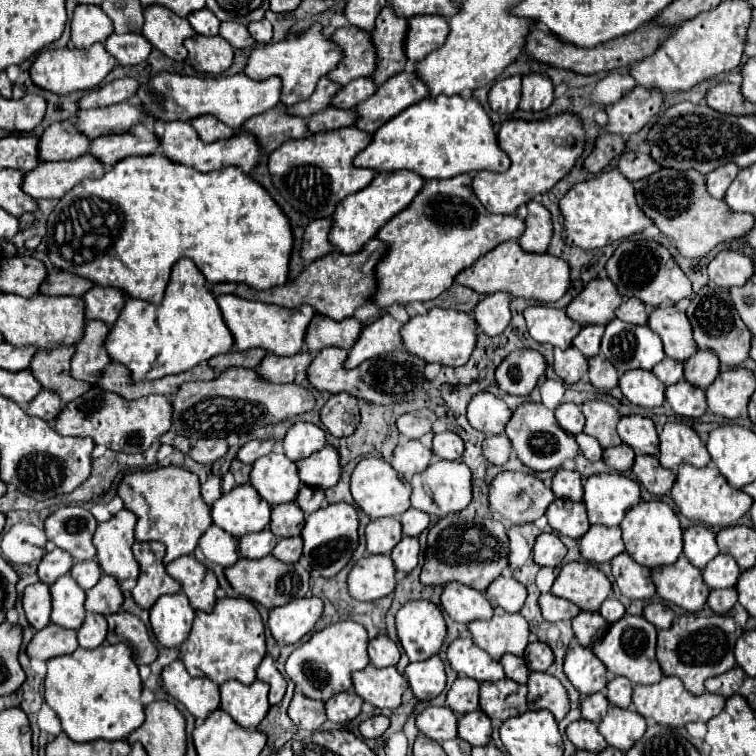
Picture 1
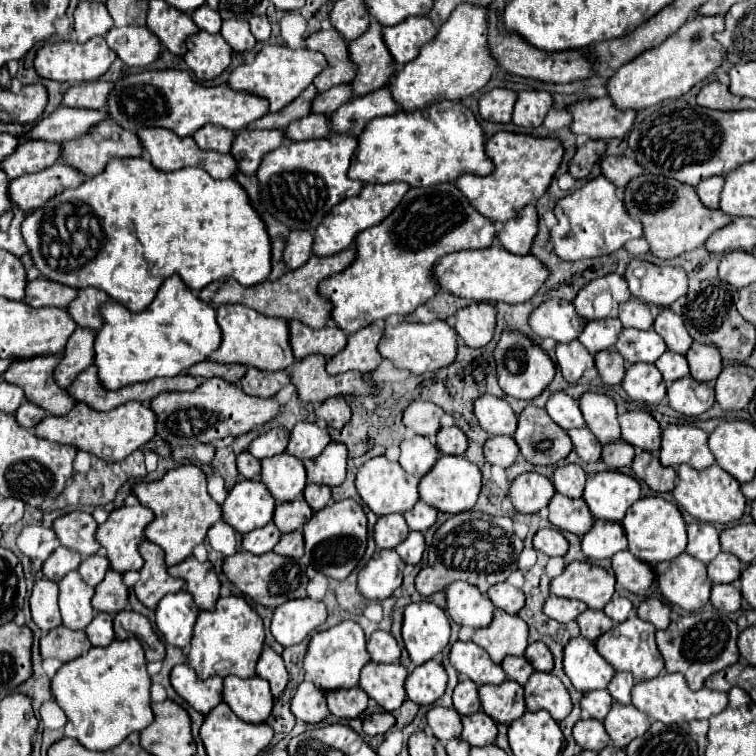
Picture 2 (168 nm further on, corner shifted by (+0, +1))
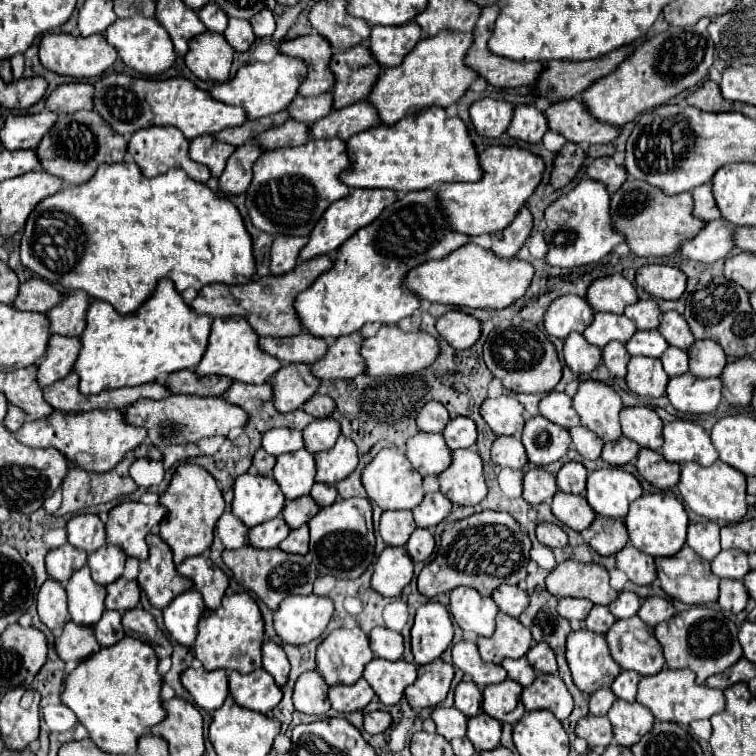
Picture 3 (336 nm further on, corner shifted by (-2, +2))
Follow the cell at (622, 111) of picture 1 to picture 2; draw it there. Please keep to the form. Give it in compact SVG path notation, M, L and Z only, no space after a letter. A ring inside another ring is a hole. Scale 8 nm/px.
M600 97L600 99L588 99L580 101L570 107L572 113L572 125L570 129L576 135L590 135L592 139L612 139L612 137L624 137L634 121L638 111L632 109L618 109L612 99Z

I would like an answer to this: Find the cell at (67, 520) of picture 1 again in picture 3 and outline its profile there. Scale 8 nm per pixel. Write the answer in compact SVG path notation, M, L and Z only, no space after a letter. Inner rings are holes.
M96 514L74 516L68 522L66 530L68 530L68 542L80 550L86 550L88 554L106 544L104 522Z

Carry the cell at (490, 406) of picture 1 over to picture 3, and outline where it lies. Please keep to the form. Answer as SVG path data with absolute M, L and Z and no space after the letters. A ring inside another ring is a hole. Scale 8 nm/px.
M514 396L484 400L480 414L496 436L518 436L526 424L524 406Z

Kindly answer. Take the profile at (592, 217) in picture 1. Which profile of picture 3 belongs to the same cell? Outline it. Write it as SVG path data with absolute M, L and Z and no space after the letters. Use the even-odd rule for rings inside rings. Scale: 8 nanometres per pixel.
M590 178L580 180L570 192L562 194L556 202L546 208L544 220L544 240L548 244L546 262L558 268L576 268L584 264L594 264L604 258L614 246L624 242L612 226L608 226L608 192L604 186L592 182Z

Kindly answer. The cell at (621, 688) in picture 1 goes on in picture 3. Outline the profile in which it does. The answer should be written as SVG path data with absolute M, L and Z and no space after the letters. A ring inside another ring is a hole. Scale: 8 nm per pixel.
M622 670L620 676L614 680L612 684L612 692L616 694L616 698L626 700L626 702L636 702L636 686L640 682L640 674L632 672L632 670Z

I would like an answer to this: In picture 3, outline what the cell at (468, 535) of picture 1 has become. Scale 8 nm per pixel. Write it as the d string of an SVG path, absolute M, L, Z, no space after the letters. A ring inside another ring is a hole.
M484 510L472 514L444 530L434 560L418 576L418 590L432 598L436 594L448 594L458 586L470 586L482 596L490 596L500 584L518 584L528 576L530 548L530 538L508 512Z

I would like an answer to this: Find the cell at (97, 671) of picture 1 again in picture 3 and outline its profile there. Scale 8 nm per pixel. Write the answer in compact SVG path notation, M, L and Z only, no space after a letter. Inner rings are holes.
M126 636L76 666L66 678L62 702L68 704L80 724L88 728L90 740L94 740L100 750L108 754L128 754L136 750L140 736L148 734L152 726L166 718L160 688L162 676L158 674L158 658L152 646Z

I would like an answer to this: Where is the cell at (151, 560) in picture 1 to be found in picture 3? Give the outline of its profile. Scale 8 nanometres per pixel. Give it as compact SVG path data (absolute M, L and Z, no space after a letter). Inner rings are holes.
M148 534L146 542L150 548L150 556L140 562L138 584L146 592L154 608L164 608L178 594L190 590L192 582L176 572L172 550L158 534Z

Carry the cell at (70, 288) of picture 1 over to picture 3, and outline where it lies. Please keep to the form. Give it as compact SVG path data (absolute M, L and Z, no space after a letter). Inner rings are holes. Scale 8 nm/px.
M30 278L20 284L18 296L12 302L12 306L16 310L46 314L60 300L62 300L62 294L50 282L44 282L42 278Z

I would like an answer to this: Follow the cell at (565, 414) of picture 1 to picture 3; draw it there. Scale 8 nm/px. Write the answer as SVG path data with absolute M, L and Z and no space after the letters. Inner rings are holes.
M554 390L548 396L544 396L540 400L540 414L562 428L572 428L580 424L580 418L572 408L572 398L564 392Z

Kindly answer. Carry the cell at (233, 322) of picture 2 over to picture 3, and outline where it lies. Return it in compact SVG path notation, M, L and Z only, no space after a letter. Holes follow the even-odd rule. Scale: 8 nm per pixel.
M216 318L212 322L210 340L208 340L204 358L196 366L196 374L198 376L210 376L210 374L226 376L230 380L238 380L244 384L264 384L272 378L272 374L276 374L280 366L282 364L276 358L260 352L258 338L256 334L252 334L252 326L248 326L244 318Z

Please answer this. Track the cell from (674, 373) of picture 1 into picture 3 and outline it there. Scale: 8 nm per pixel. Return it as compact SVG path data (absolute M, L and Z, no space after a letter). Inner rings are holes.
M668 346L668 350L660 356L660 360L668 376L680 376L688 372L688 354L676 346Z

